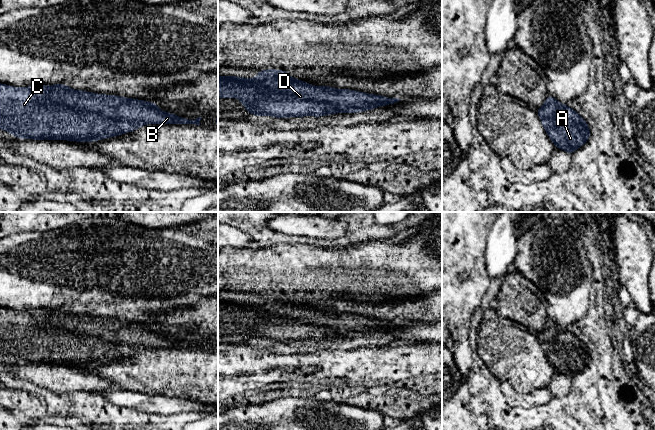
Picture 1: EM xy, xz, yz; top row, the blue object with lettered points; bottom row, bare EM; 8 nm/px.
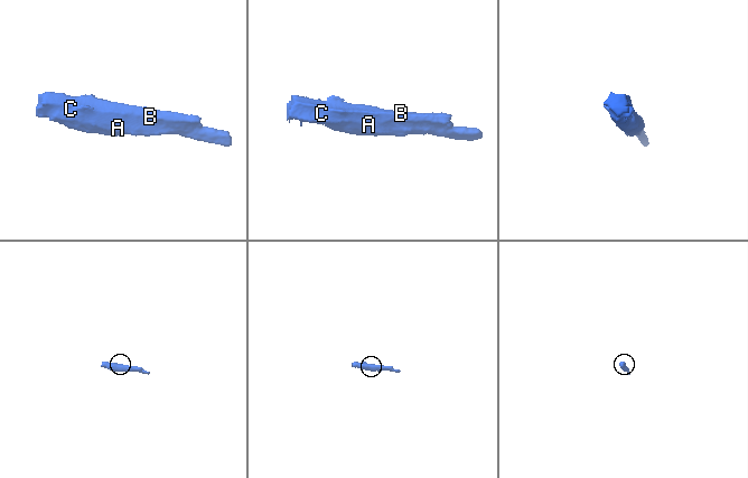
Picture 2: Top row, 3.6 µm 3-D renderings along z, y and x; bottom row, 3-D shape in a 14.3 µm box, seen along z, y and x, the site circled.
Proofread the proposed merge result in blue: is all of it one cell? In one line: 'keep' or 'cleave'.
keep

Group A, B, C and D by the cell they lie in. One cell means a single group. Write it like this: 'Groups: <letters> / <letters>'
Groups: A B C D

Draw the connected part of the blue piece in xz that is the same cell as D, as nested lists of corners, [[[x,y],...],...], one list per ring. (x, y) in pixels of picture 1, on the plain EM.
[[[277,293],[258,294],[256,302],[218,300],[218,322],[238,322],[253,340],[322,341],[358,337],[400,323],[350,313],[314,310]]]

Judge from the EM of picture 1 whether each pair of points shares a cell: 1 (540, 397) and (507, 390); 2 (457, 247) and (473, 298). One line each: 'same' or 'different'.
1: same
2: same

